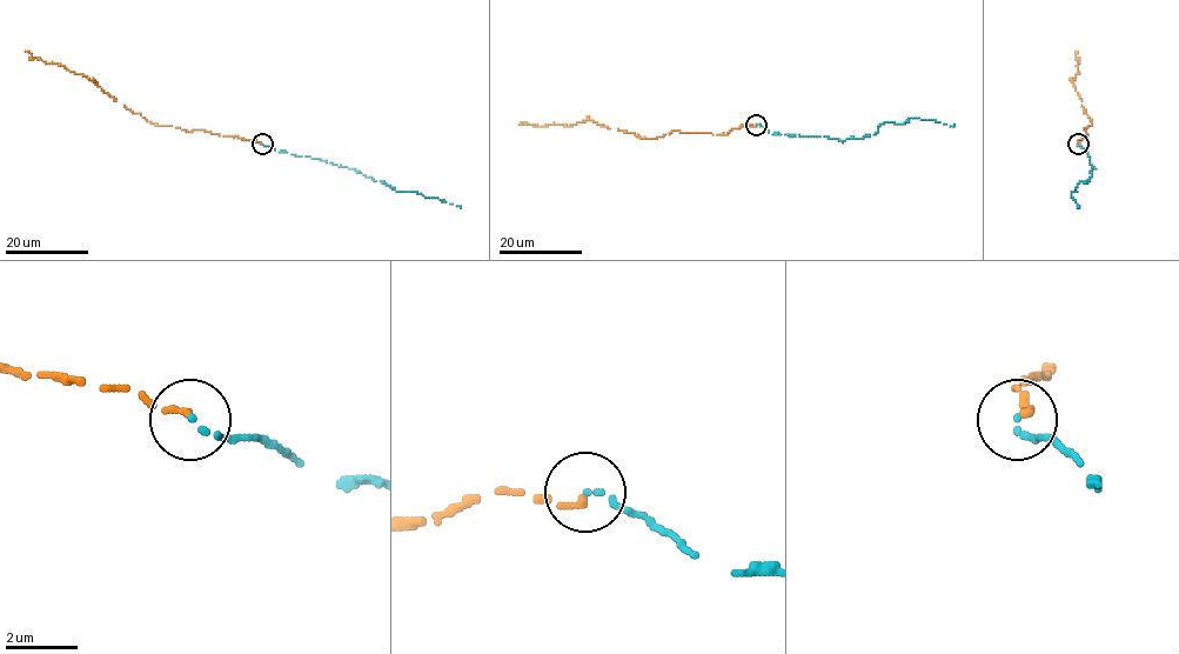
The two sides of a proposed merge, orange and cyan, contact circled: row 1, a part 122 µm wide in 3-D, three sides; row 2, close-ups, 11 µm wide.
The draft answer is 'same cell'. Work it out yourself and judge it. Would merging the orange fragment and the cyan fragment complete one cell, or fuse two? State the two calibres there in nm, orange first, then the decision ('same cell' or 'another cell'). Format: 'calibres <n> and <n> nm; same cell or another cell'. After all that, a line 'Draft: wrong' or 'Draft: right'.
calibres 200 and 140 nm; another cell
Draft: wrong

